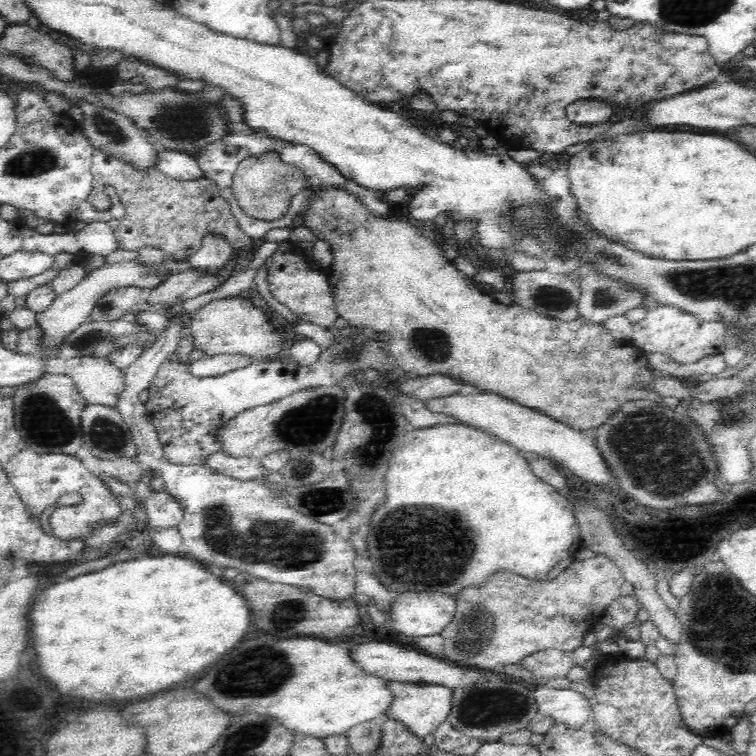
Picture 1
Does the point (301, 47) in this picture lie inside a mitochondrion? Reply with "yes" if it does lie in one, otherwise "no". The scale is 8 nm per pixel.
no

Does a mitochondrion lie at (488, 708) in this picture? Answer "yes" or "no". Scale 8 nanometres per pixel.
yes

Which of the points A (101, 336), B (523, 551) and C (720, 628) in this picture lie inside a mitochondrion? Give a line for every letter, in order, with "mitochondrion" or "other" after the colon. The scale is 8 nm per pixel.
A: mitochondrion
B: other
C: mitochondrion

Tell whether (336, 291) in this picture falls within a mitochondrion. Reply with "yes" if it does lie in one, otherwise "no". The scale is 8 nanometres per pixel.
no

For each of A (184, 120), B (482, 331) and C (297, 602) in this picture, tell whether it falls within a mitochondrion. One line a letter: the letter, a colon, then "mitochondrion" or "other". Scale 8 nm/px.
A: mitochondrion
B: other
C: mitochondrion

